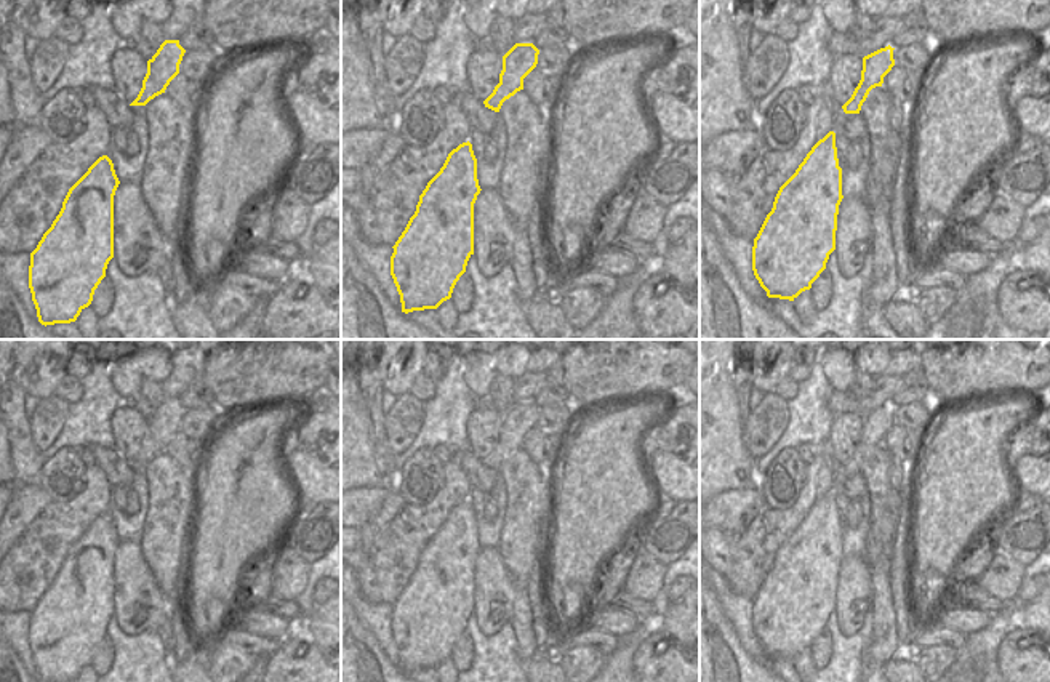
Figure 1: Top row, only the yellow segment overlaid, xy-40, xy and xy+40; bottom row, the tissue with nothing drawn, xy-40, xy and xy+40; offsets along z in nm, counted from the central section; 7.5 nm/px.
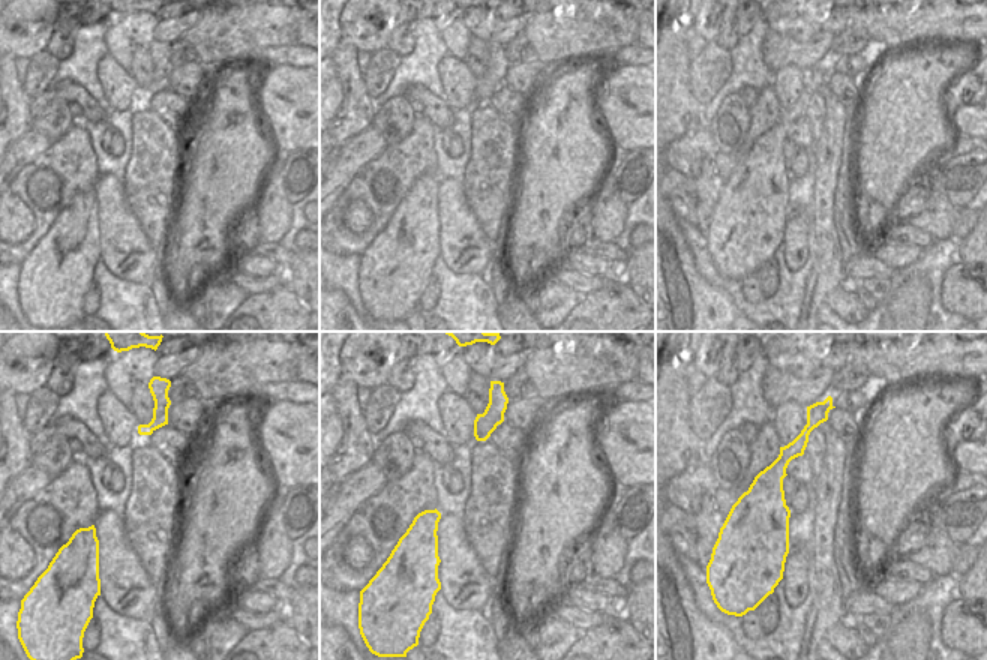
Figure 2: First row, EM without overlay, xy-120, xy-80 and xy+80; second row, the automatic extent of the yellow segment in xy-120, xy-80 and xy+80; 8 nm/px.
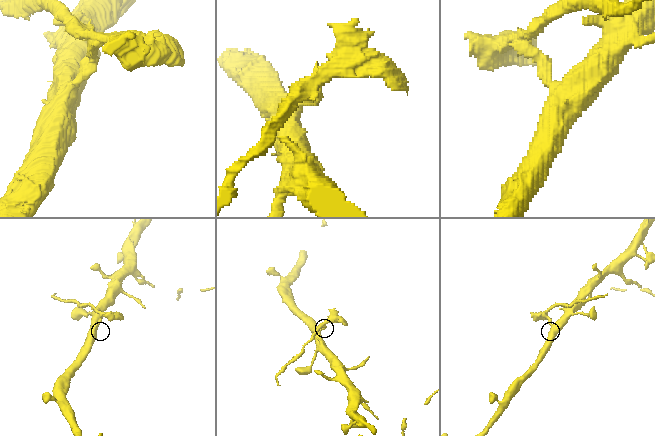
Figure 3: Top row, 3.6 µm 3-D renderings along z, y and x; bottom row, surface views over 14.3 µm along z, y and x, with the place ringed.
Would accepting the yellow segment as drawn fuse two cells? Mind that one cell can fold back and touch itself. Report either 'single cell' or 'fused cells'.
fused cells

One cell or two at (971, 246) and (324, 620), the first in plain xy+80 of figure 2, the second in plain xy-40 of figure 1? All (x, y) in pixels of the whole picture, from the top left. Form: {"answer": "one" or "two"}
{"answer": "one"}

